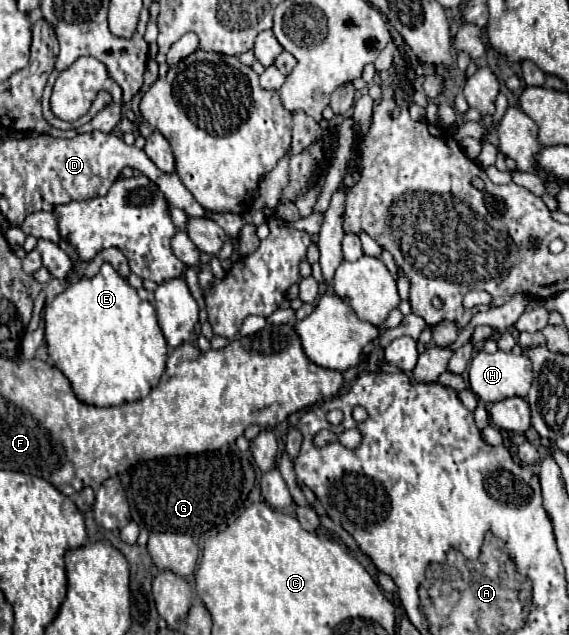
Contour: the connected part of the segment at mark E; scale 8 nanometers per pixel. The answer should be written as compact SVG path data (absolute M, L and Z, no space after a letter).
M104 264L102 270L92 276L92 278L80 278L78 282L70 284L62 294L58 294L52 302L48 302L44 306L44 338L46 338L46 344L48 344L48 354L54 362L54 366L58 370L62 370L62 374L70 380L72 384L72 390L76 394L78 400L86 402L86 404L92 404L92 406L120 406L120 404L126 404L126 402L136 402L140 398L144 398L158 382L160 382L160 376L164 374L164 366L166 366L166 354L168 354L168 344L164 340L164 334L158 326L158 320L156 320L156 310L150 302L144 302L138 298L136 290L110 266L110 264Z

